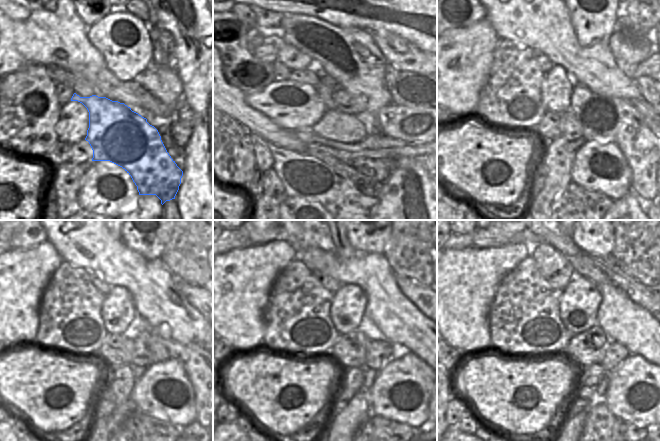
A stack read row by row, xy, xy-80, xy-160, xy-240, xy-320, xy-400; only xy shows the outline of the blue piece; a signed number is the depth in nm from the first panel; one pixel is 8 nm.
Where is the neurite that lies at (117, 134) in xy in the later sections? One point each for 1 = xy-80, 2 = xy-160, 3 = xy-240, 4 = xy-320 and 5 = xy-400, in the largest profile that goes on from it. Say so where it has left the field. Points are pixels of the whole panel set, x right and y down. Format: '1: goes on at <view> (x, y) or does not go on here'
1: goes on at xy-80 (369, 162)
2: goes on at xy-160 (602, 167)
3: goes on at xy-240 (155, 393)
4: goes on at xy-320 (382, 392)
5: goes on at xy-400 (616, 408)

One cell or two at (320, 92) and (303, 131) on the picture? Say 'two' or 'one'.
one

